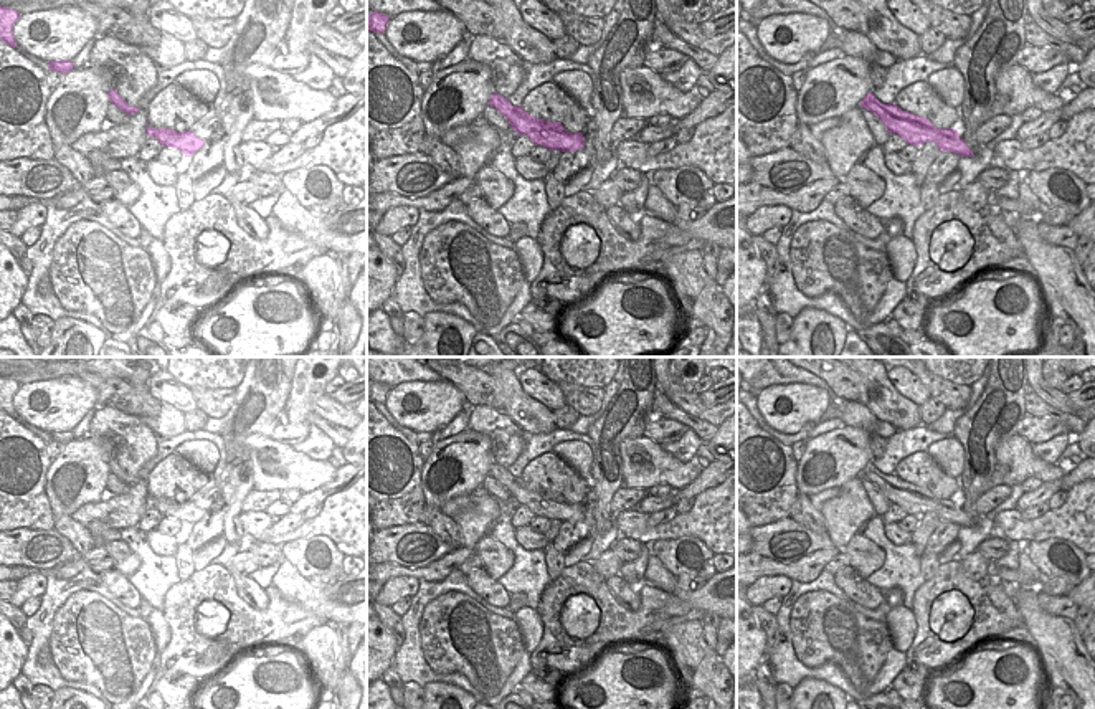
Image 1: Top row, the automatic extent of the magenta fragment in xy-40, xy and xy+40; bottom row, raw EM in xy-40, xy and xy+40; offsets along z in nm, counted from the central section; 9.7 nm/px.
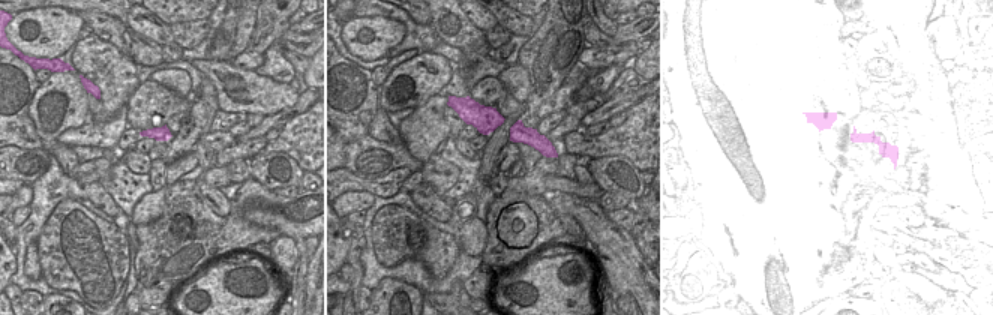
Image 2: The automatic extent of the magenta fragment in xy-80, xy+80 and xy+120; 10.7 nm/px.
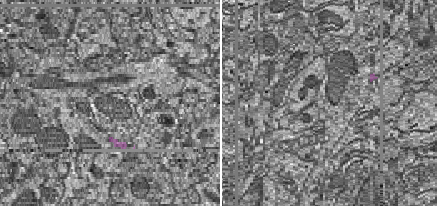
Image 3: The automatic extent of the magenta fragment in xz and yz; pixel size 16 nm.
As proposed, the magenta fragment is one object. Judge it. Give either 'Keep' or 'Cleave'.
Keep

